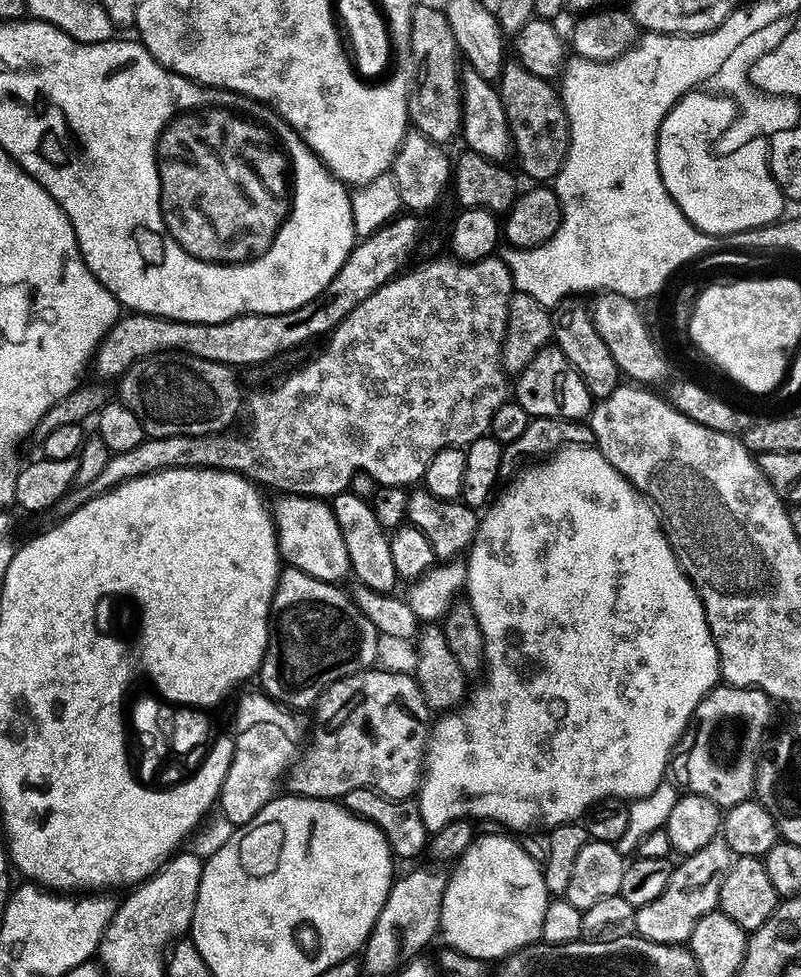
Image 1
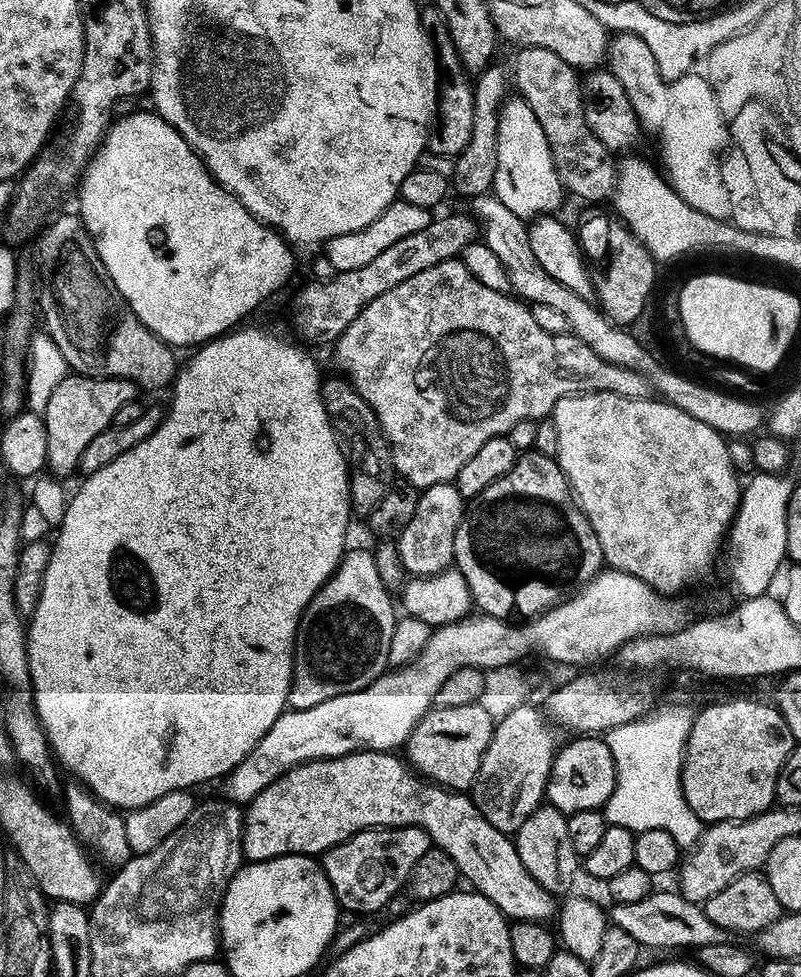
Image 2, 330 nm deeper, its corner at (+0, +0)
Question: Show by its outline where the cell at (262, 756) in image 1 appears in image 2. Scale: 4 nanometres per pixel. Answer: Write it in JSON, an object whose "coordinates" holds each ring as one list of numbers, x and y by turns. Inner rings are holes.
{"coordinates":[[360,751,360,752,351,752,349,756,339,756,338,758,334,758,333,760,308,760,304,764,299,764,297,768,290,769,289,772,284,772,280,776,277,776,274,782,270,782,270,786,266,786,266,790,262,790,259,792,255,798,247,805,246,811,244,812,244,859,245,861,256,863,262,860,272,860,274,857,282,857,282,856,290,856,290,855,297,855,297,856,306,856,309,858,316,858,319,857,322,853,328,851,331,848,336,847,337,845,341,844,343,840,348,840,351,836,355,836,357,832,363,832,369,828,405,828,405,827,417,827,422,829,432,840,432,843,435,847,440,848,442,850,446,850,446,854,450,856,450,858,454,859,455,865,458,866,459,872,461,877,466,881,468,880,471,884,469,884,475,891,479,892,483,899,491,901,491,903,495,906,496,910,506,918,510,919,514,922,544,922,547,921,546,918,552,917,555,915,556,912,556,901,554,902,553,899,555,897,545,891,544,888,541,887,536,880,532,879,529,872,526,871,525,867,522,866,522,860,518,856,517,848,515,841,506,833,503,829,491,820,488,820,484,815,481,814,481,811,478,810,476,803,473,802,472,798,463,792,455,792,452,789,445,789,440,785,433,784,431,781,425,780,422,776,418,775,401,757,400,759,396,758,393,753,389,752,378,752,378,751]]}

